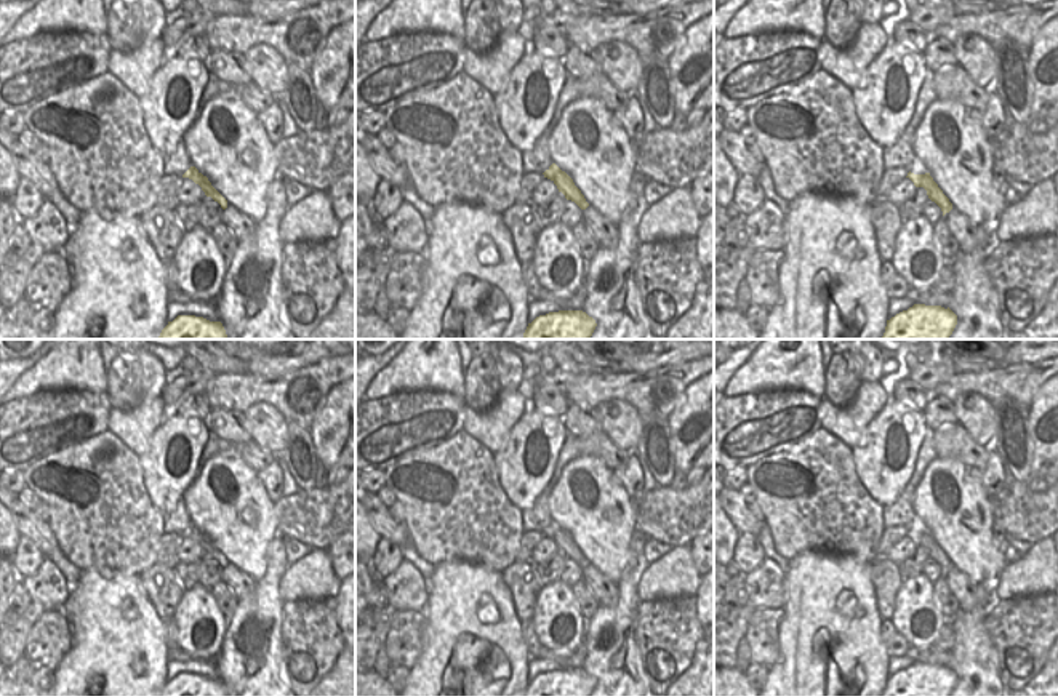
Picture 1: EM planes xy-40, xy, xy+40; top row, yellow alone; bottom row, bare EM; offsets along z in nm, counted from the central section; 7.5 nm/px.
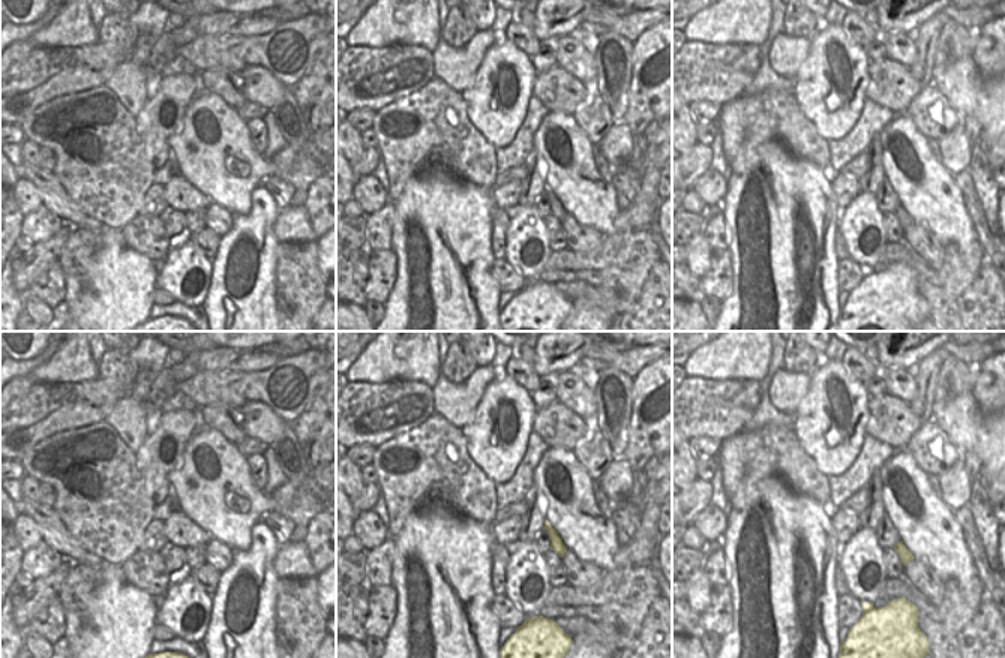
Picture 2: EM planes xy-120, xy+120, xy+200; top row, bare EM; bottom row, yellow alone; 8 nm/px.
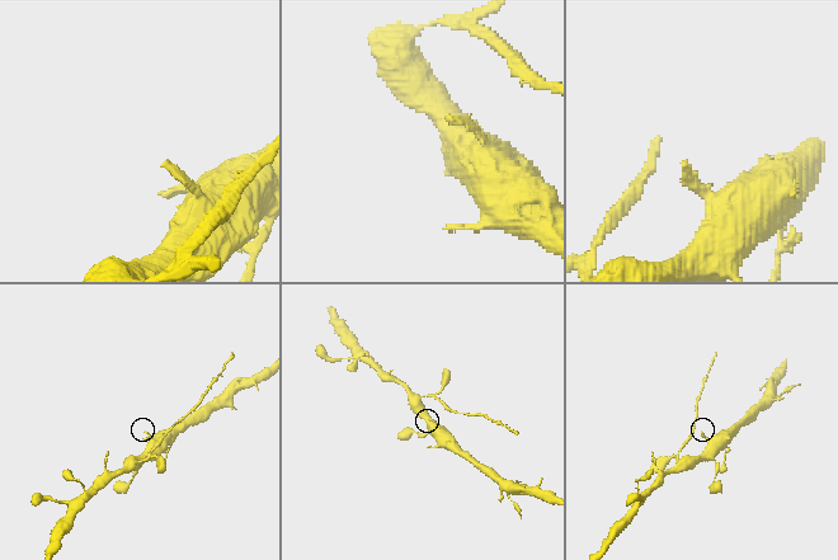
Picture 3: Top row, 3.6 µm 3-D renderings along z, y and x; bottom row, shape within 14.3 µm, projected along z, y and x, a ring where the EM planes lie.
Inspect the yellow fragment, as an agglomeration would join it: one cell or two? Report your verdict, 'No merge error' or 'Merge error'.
Merge error.

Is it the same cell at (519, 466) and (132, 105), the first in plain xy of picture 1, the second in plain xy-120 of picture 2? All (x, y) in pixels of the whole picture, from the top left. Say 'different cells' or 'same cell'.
different cells

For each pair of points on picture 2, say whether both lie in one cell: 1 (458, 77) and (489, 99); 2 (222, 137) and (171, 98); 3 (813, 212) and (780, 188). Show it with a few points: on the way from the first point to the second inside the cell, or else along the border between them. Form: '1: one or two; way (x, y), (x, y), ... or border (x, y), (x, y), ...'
1: two; border (485, 54), (474, 81), (461, 92)
2: two; border (192, 101), (185, 113), (182, 126), (167, 140)
3: one; way (807, 203), (801, 195), (789, 195)

